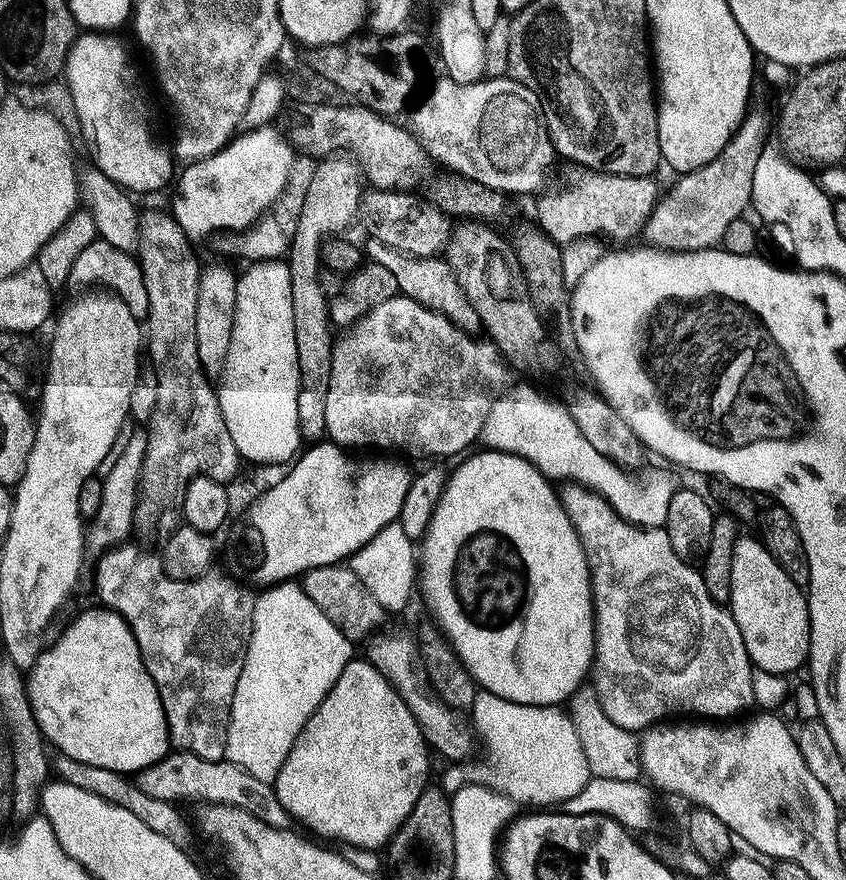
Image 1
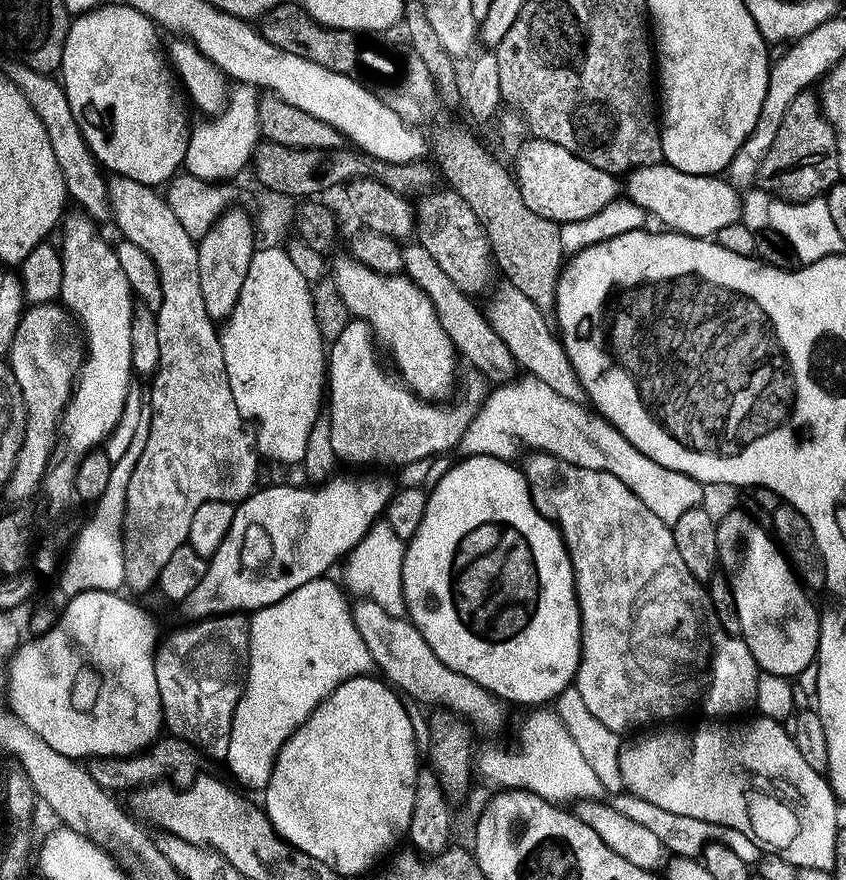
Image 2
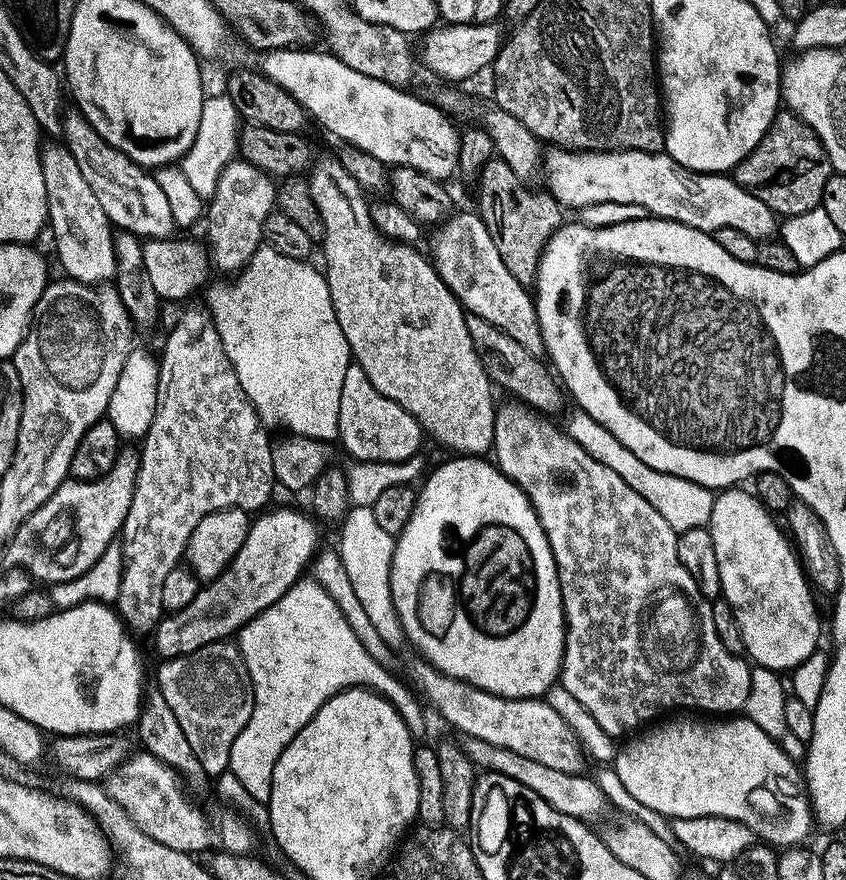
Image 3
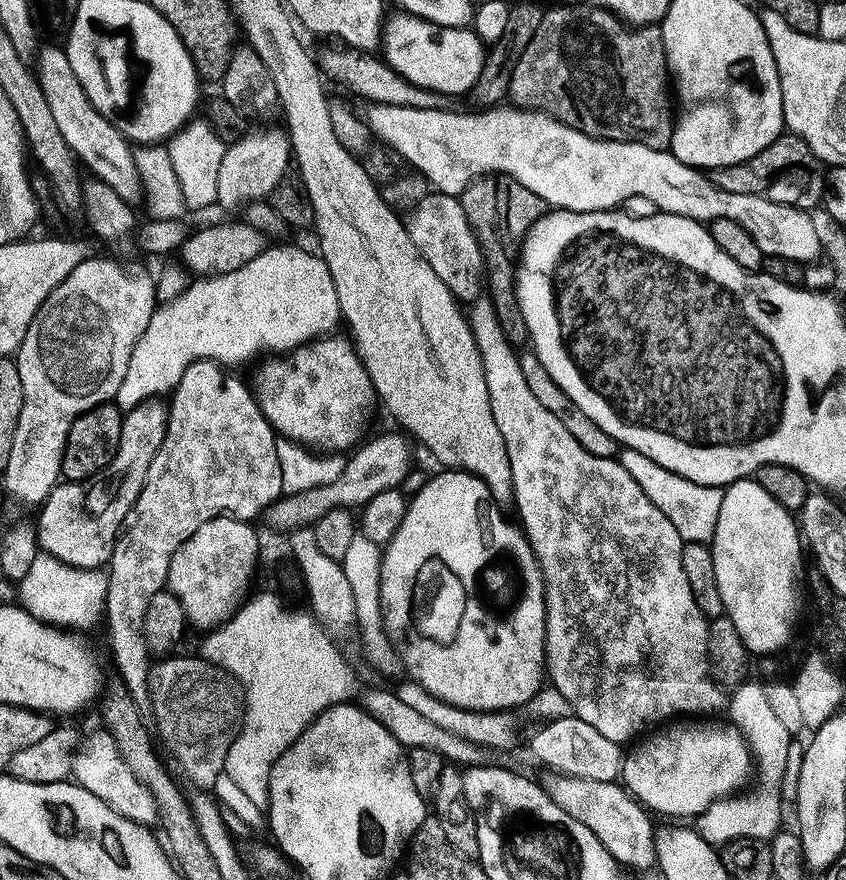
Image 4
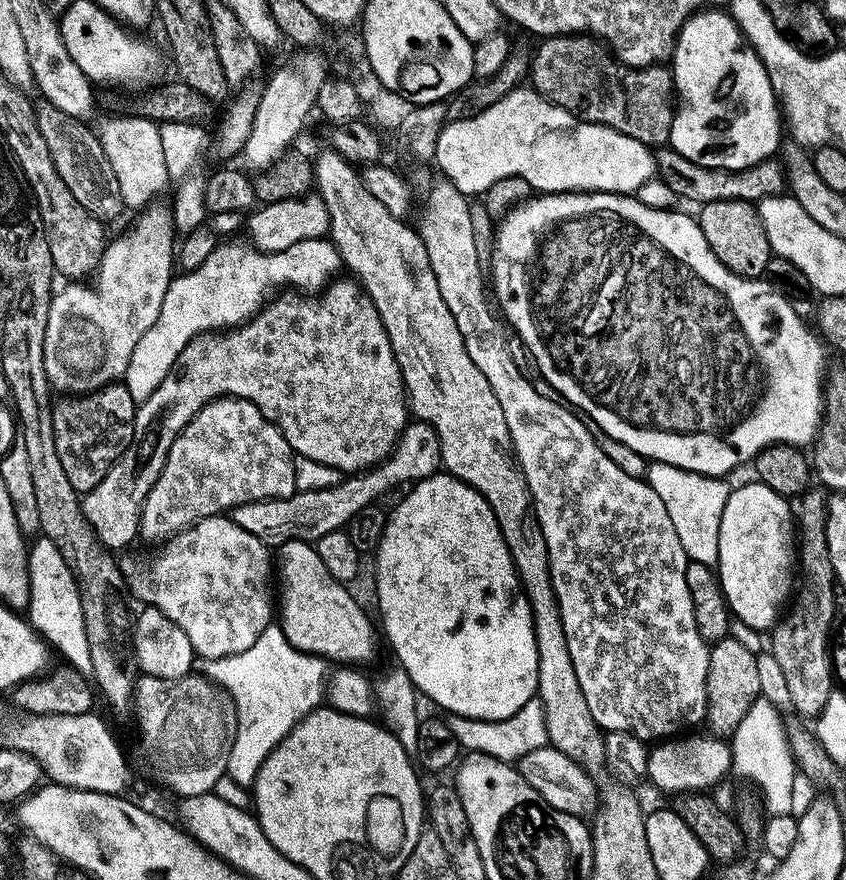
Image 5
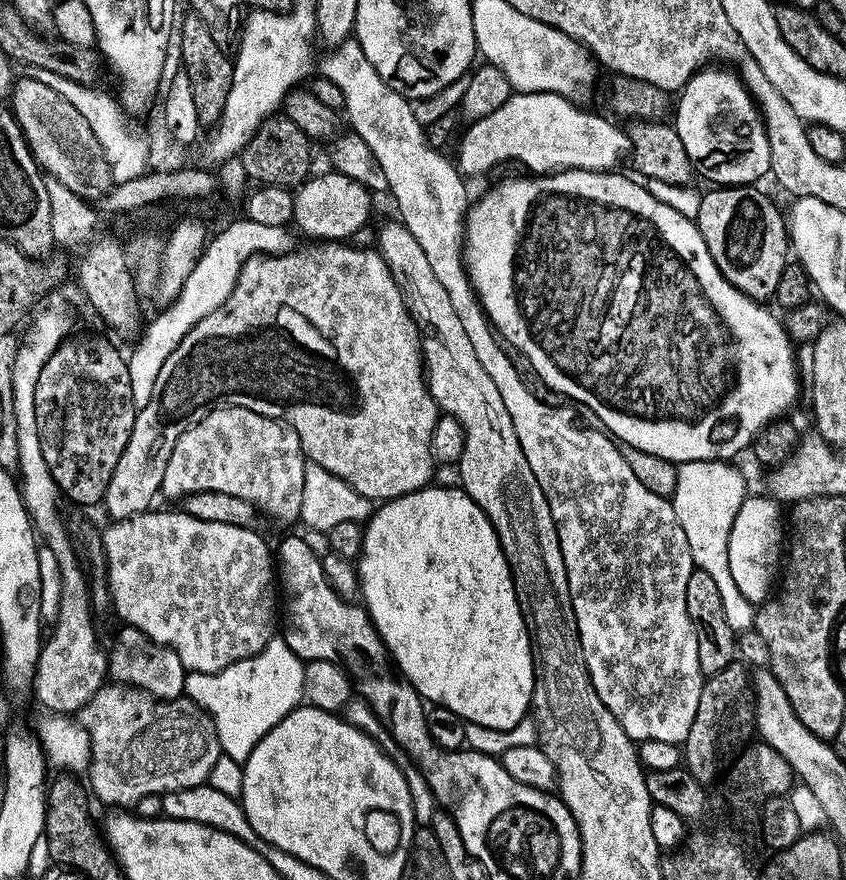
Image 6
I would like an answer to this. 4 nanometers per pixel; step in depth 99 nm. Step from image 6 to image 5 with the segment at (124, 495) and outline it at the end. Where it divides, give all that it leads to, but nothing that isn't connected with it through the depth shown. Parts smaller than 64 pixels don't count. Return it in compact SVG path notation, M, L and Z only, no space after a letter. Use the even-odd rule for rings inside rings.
M333 279L315 298L304 294L277 295L246 323L227 330L205 332L185 346L150 398L139 401L134 438L128 449L117 458L106 478L102 478L94 490L83 493L85 517L105 547L119 550L132 539L137 539L146 494L150 494L154 482L158 482L158 474L162 474L162 466L166 462L166 454L170 454L170 446L174 446L174 438L178 438L198 410L222 396L237 396L250 402L280 429L296 456L322 462L322 466L337 468L341 474L375 468L392 455L400 440L399 434L390 432L398 428L392 424L403 424L402 410L410 410L404 388L398 388L400 367L394 366L394 362L388 364L386 350L392 349L390 338L374 302L355 279L340 279Z

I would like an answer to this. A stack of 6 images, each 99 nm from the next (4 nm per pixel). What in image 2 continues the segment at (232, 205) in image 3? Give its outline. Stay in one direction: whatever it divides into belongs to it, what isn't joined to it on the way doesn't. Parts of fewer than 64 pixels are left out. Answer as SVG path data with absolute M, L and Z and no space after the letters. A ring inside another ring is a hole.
M232 206L221 213L212 229L196 246L198 250L198 284L202 286L202 298L206 302L206 314L213 322L227 321L229 314L242 294L242 282L246 282L246 270L250 270L250 258L257 250L257 229L253 217L247 216L240 206Z

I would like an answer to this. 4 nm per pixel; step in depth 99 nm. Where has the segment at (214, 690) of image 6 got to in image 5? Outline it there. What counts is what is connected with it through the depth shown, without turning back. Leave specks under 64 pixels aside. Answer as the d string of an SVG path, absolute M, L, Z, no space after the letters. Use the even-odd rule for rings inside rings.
M273 622L258 634L258 642L250 646L250 650L242 650L238 654L230 654L222 658L206 660L197 659L194 664L195 671L205 676L234 698L238 726L234 746L230 746L230 758L228 759L227 779L233 780L240 788L251 789L255 782L259 768L266 762L267 756L282 742L300 720L310 715L312 711L321 707L325 699L326 683L325 661L319 656L312 656L302 650L295 649L287 641L279 623Z

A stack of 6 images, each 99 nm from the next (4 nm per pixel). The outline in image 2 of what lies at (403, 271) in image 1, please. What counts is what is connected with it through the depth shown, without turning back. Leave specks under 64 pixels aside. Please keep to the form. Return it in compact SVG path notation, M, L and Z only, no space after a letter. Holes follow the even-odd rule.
M412 242L409 248L405 247L403 256L403 271L408 279L414 281L430 298L430 302L442 322L442 328L451 338L457 353L463 359L465 356L476 367L473 369L493 385L505 385L509 381L515 381L518 376L518 365L514 354L507 349L502 338L491 328L487 315L476 309L477 301L473 297L467 296L462 290L458 290L458 286L454 282L450 282L450 278L446 278L442 266L438 266L438 262L434 262L434 258L430 258L430 254L426 254L426 250L420 243Z

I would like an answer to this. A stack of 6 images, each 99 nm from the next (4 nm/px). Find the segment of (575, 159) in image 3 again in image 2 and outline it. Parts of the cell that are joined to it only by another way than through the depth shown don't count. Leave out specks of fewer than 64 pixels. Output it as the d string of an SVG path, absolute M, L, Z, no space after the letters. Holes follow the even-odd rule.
M661 162L627 173L626 196L627 192L632 204L644 208L649 217L657 216L665 229L687 236L712 238L718 230L722 230L722 226L730 226L741 219L737 189L719 175L686 174Z

